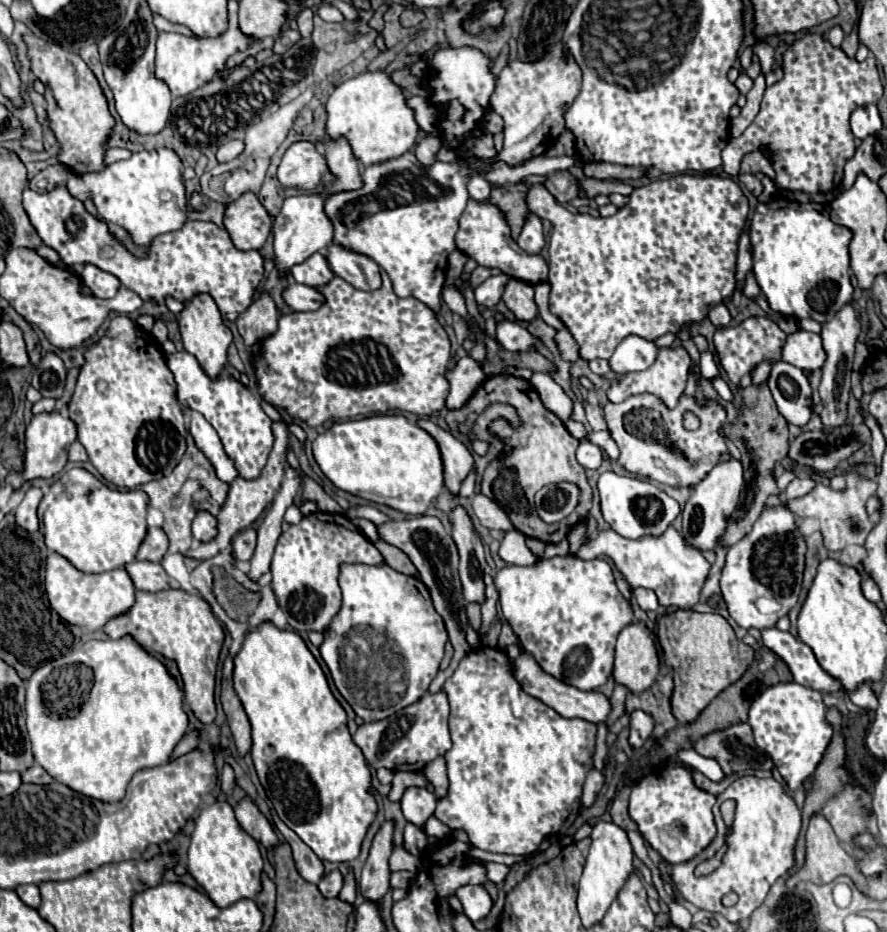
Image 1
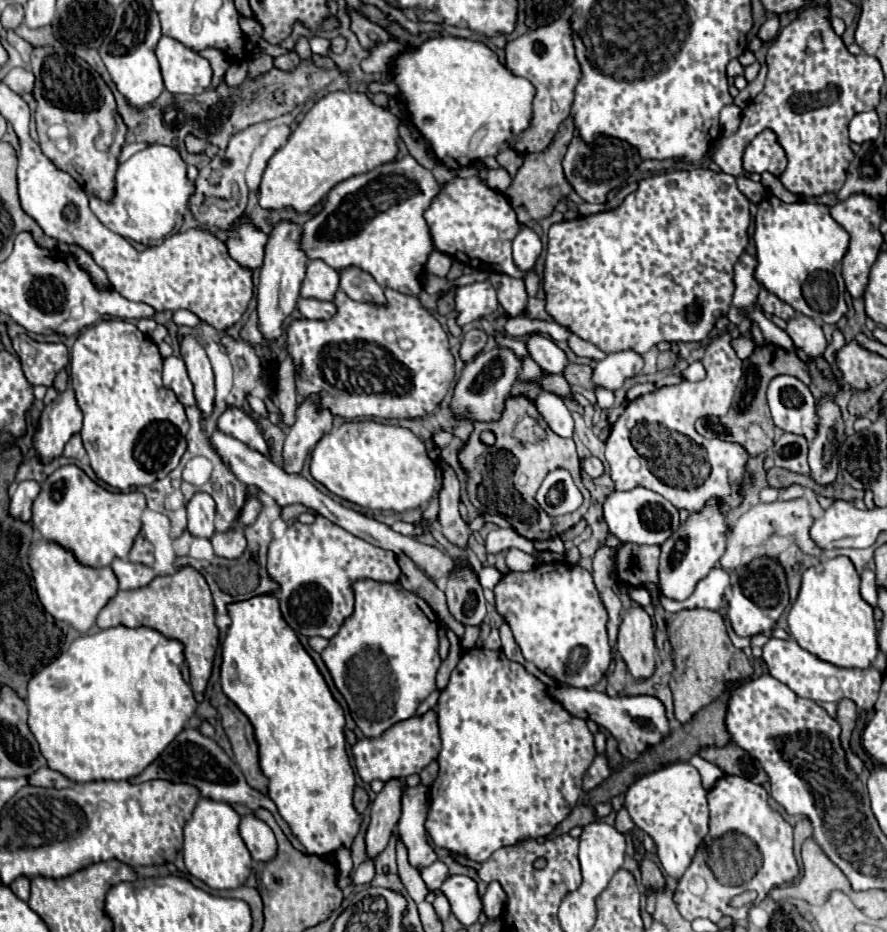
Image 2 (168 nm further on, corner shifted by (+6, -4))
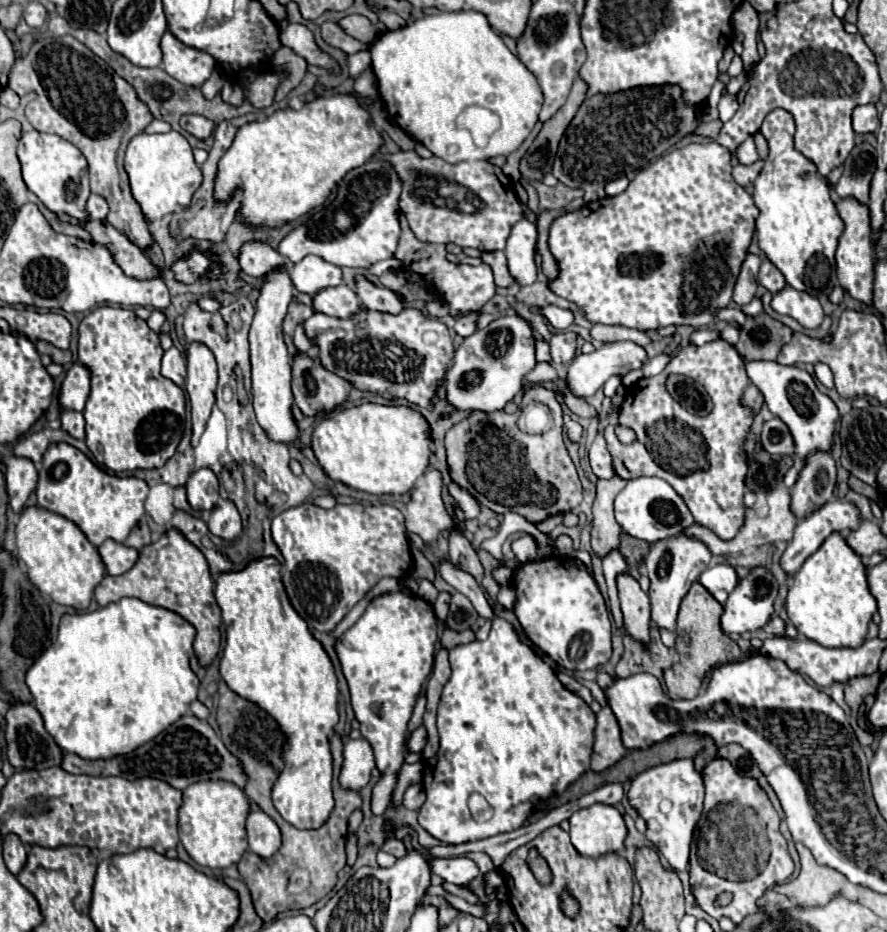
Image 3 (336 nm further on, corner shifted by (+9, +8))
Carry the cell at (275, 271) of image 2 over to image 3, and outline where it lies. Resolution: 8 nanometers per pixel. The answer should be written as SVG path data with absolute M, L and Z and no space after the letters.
M288 264L276 270L270 270L262 278L260 296L256 302L256 314L250 328L250 360L252 360L252 394L254 394L254 412L260 426L268 432L268 436L276 442L290 444L298 436L298 428L290 414L290 406L294 402L290 392L290 354L284 342L282 324L286 318L288 304L292 302L294 284L290 280Z

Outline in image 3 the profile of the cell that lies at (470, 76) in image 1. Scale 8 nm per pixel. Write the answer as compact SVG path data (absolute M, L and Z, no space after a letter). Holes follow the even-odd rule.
M440 12L416 20L394 32L384 32L376 42L372 42L372 70L376 64L376 78L382 100L386 104L392 120L408 134L418 138L434 156L454 164L454 162L474 162L486 160L490 156L508 156L514 152L532 132L538 122L538 114L544 102L542 90L536 76L506 48L502 38L490 28L486 16L480 12ZM480 106L494 112L500 118L500 128L490 134L486 146L478 146L470 130L458 126L458 116L470 108Z

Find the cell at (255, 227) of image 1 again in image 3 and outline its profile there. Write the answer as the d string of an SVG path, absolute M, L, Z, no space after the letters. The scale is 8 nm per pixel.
M260 240L244 242L240 246L238 260L242 272L256 278L262 278L266 272L270 272L272 268L280 268L280 264L286 262L286 258L278 250L274 250L268 242L260 242Z

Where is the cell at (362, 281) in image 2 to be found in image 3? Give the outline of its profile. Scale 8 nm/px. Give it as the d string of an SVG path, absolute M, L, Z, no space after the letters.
M358 274L354 282L356 282L354 292L358 294L364 308L378 310L378 312L390 312L390 314L398 314L402 310L402 300L390 288L376 286L370 280L366 280L362 274Z

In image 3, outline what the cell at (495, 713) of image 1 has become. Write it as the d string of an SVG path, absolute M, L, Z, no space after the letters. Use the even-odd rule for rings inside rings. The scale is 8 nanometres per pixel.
M494 618L494 624L492 624L492 630L490 630L490 636L486 640L474 640L470 644L462 644L462 646L454 646L450 650L450 666L452 666L452 676L448 680L448 684L444 686L444 692L442 692L442 700L440 700L440 706L438 706L438 734L440 734L440 750L436 754L434 760L426 762L424 766L424 776L422 776L422 786L424 786L424 792L426 792L426 802L422 804L420 812L418 812L418 822L420 826L430 832L436 840L440 840L442 844L464 844L464 842L476 842L476 840L484 840L484 838L490 838L490 836L496 836L496 834L502 834L502 832L512 832L516 828L520 828L530 816L532 816L532 810L536 808L538 804L538 796L552 796L552 794L562 794L572 782L576 782L588 768L590 768L590 754L592 754L592 742L594 742L594 726L596 726L596 716L594 712L586 706L586 702L582 698L578 698L574 692L566 690L560 680L556 678L556 674L552 672L552 668L548 664L544 664L528 646L524 646L516 632L514 632L514 626L504 620L504 618ZM470 794L482 794L488 804L492 804L492 810L494 810L494 816L488 820L488 822L476 822L472 816L470 816L470 810L468 810L468 798Z

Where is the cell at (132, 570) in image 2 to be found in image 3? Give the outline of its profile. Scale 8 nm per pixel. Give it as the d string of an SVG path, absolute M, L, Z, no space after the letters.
M106 540L98 548L98 552L100 552L102 562L106 564L106 572L110 576L120 576L120 574L128 572L138 560L138 550L128 548L120 542L114 542L114 540Z

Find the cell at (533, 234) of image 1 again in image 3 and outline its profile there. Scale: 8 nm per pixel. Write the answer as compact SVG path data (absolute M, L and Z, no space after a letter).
M522 218L518 224L514 224L504 250L510 274L522 286L532 284L536 280L534 248L536 248L536 224L530 222L528 218Z

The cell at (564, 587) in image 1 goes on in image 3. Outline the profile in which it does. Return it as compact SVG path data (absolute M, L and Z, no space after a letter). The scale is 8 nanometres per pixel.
M548 556L548 558L518 566L516 574L512 576L512 584L516 592L514 614L522 630L558 666L566 670L590 670L608 662L608 658L612 656L612 642L610 642L612 624L610 624L610 616L606 610L606 602L600 594L600 588L586 570L580 570L570 558Z

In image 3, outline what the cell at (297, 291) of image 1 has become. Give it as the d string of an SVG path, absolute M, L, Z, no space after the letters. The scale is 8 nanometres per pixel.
M342 284L316 292L312 296L312 306L316 312L336 316L336 318L348 318L362 308L356 292Z

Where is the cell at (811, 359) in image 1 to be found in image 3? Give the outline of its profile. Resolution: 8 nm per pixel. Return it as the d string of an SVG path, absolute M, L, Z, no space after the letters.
M786 286L772 298L772 308L780 314L792 316L804 328L818 328L824 320L824 310L818 298L812 298L806 292L798 292L790 286Z

